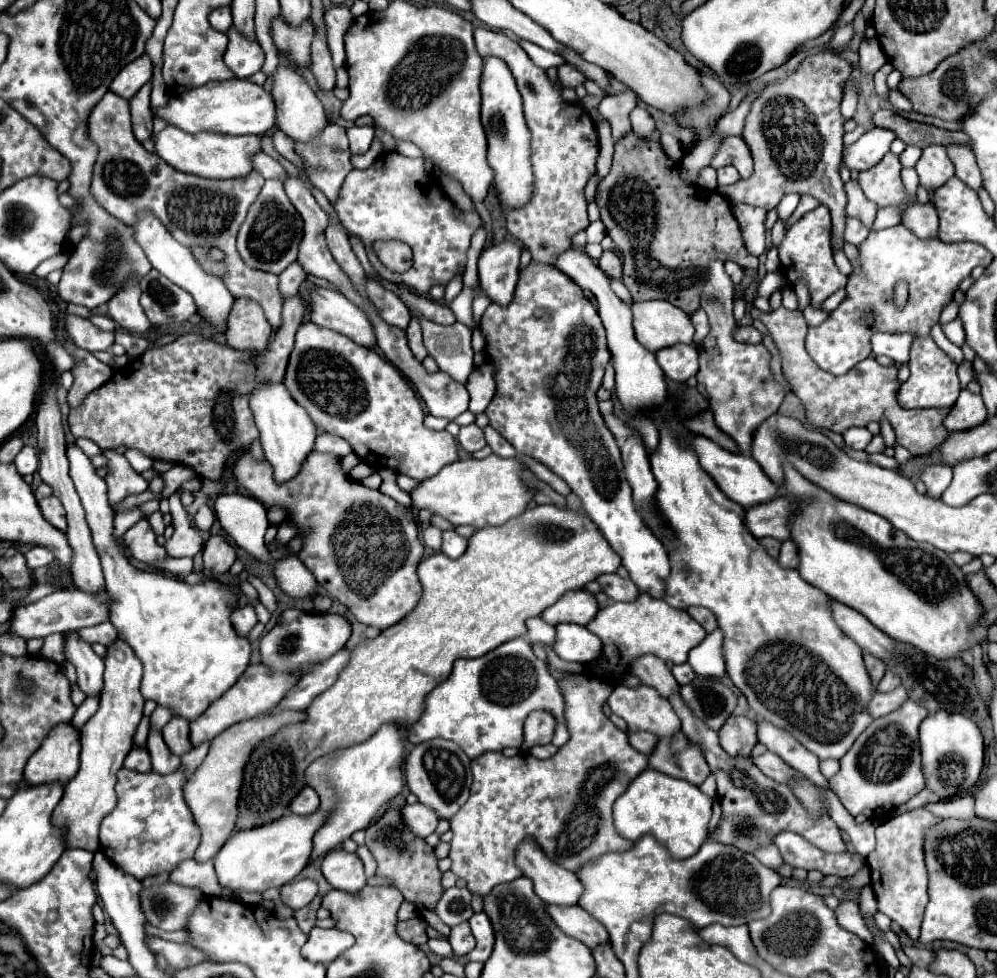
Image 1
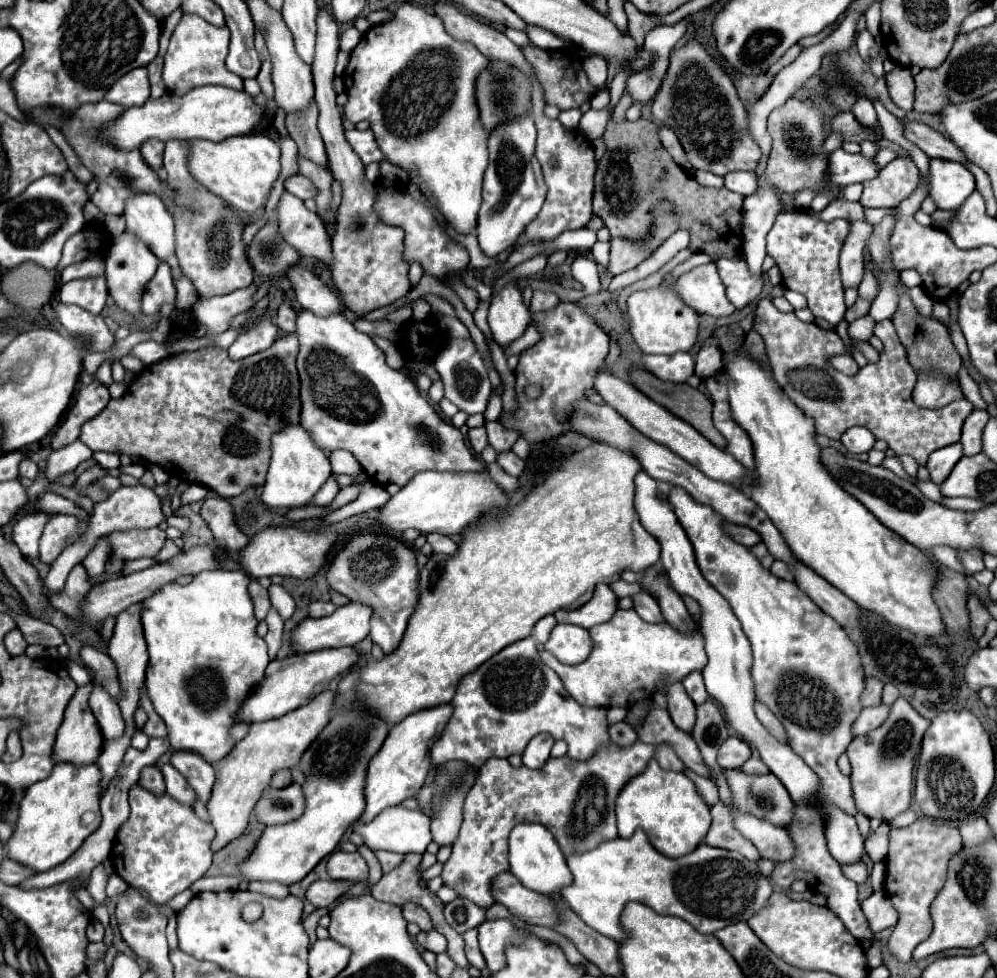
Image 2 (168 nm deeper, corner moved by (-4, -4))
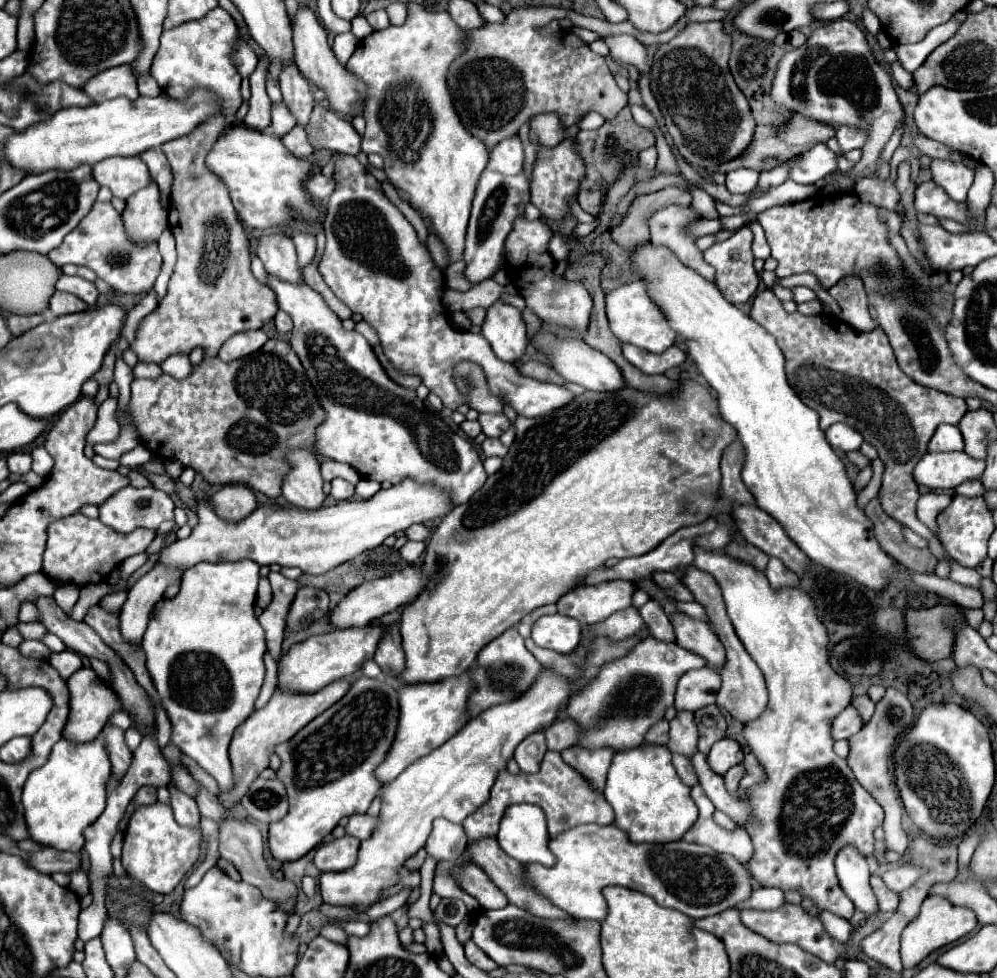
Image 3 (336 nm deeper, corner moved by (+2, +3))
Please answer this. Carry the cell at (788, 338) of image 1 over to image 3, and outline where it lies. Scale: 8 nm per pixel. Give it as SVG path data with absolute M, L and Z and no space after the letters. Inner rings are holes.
M762 290L756 294L750 316L762 328L774 334L780 350L786 356L790 386L796 390L806 406L820 414L822 430L836 422L844 422L856 428L864 436L864 440L878 450L878 456L884 462L880 502L888 516L906 524L916 534L928 540L928 550L938 560L946 560L950 564L952 582L980 588L980 574L972 568L956 564L938 542L938 538L932 534L932 530L916 518L916 502L920 498L920 492L910 476L914 464L928 452L928 442L938 424L958 424L960 418L968 412L966 402L962 398L920 386L910 380L898 368L894 350L890 348L890 342L880 328L874 332L858 332L832 314L786 314L780 300L770 290Z

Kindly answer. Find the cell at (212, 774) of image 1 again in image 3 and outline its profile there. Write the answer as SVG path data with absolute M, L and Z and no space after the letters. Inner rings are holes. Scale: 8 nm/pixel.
M336 680L314 694L292 694L292 692L282 692L278 688L264 708L252 712L252 716L248 716L248 720L236 728L232 742L230 742L230 762L234 768L236 786L232 792L220 794L220 800L226 804L226 808L232 808L246 794L246 790L258 778L258 774L264 768L268 768L270 756L274 754L274 748L280 742L290 740L298 730L302 730L318 714L328 710L332 704L336 704L348 692L348 688L350 688L350 682L346 680Z

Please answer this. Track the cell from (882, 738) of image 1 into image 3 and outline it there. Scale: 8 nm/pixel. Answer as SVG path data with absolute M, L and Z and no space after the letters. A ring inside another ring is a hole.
M886 688L884 698L876 704L876 712L858 734L850 738L850 756L848 764L856 776L856 780L872 792L872 796L878 800L878 804L884 808L884 832L886 832L886 842L890 850L904 854L908 850L908 834L900 826L900 816L904 812L902 800L898 800L898 790L894 788L894 764L892 764L892 744L898 734L908 730L914 724L914 710L906 694L902 694L896 688Z

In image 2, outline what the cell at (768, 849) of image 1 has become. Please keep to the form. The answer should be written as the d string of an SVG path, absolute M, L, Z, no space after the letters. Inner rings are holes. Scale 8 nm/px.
M718 801L714 807L712 807L712 827L704 839L704 843L708 845L714 845L714 847L724 847L724 849L734 849L734 851L740 851L744 853L744 857L752 859L754 863L760 857L760 853L754 849L752 841L748 841L746 837L740 837L740 831L734 831L734 819L732 819L732 813L730 809Z

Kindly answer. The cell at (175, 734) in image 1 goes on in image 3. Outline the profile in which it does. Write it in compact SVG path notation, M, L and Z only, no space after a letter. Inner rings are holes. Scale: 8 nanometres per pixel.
M200 788L196 802L198 802L200 814L206 818L212 818L220 826L220 856L230 860L238 868L244 882L256 886L264 898L278 902L284 912L292 914L296 908L296 902L298 902L298 886L292 880L276 880L274 878L274 872L268 868L266 858L264 858L264 846L262 846L260 830L252 822L244 824L244 822L228 818L228 808L214 794L210 794L206 788Z

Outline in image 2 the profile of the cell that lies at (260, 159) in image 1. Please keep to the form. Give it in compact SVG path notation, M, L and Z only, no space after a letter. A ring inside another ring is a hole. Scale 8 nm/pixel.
M292 175L288 179L284 179L284 189L300 199L310 199L312 195L312 183L304 177L304 175Z

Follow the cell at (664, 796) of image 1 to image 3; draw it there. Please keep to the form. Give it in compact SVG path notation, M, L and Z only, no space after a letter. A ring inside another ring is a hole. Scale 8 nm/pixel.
M636 746L630 750L616 752L612 758L612 766L608 770L608 780L604 788L604 798L612 806L616 818L614 824L624 830L630 838L630 842L674 842L680 840L680 836L686 834L686 830L694 824L698 818L698 808L690 798L690 788L682 784L682 780L676 774L676 768L672 766L672 754L666 746Z

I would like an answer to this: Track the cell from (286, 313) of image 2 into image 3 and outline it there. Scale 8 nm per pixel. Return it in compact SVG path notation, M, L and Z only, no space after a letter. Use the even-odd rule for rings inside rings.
M278 310L276 318L274 318L274 324L276 324L276 332L278 332L280 336L286 336L286 334L292 330L292 320L290 320L290 316L288 316L286 312L282 312L282 310Z

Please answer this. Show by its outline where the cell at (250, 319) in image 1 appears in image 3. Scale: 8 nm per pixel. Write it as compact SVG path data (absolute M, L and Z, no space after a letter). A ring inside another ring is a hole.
M246 330L234 334L230 340L226 340L218 352L218 358L222 362L232 362L238 358L244 358L256 350L260 350L266 344L268 336L262 330Z

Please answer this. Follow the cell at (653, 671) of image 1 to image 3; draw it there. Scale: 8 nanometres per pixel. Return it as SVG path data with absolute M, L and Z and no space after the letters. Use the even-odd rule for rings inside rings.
M678 712L678 716L670 722L670 742L666 744L670 752L692 758L698 748L698 728L692 712Z

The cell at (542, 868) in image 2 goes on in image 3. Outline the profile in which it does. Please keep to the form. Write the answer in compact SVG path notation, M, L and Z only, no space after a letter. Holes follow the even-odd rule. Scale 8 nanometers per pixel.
M512 804L506 808L500 830L498 842L502 850L516 858L520 864L538 862L544 866L554 864L554 854L548 848L548 830L544 812L540 806L534 804Z

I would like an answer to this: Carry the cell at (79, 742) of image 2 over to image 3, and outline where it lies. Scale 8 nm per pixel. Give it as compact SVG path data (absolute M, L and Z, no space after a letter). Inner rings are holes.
M82 666L80 670L76 670L66 680L66 684L70 690L70 716L68 716L66 730L62 732L62 736L66 740L74 740L74 742L90 742L100 734L100 730L108 722L108 718L120 710L120 698L90 666Z

